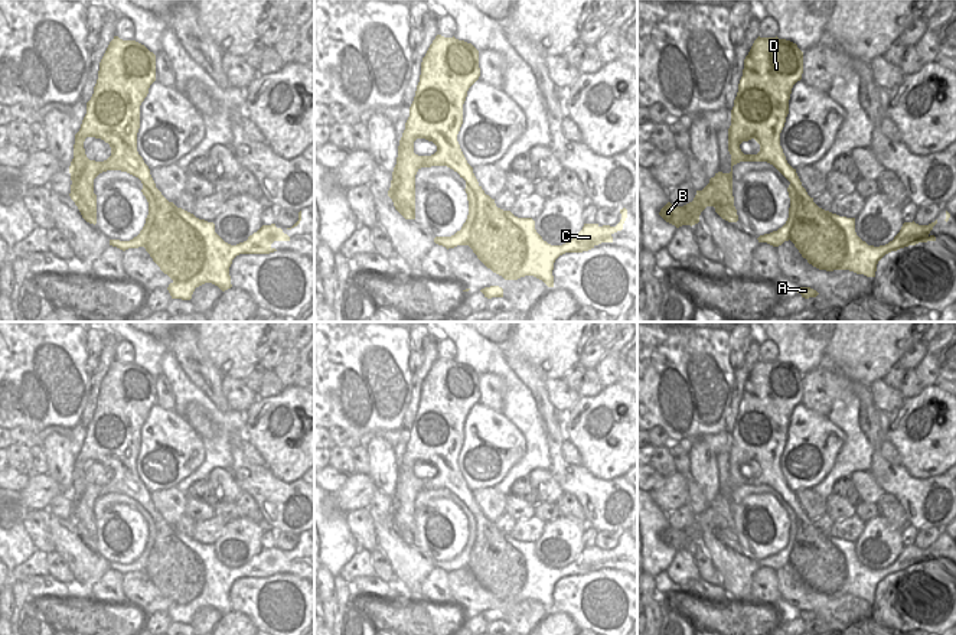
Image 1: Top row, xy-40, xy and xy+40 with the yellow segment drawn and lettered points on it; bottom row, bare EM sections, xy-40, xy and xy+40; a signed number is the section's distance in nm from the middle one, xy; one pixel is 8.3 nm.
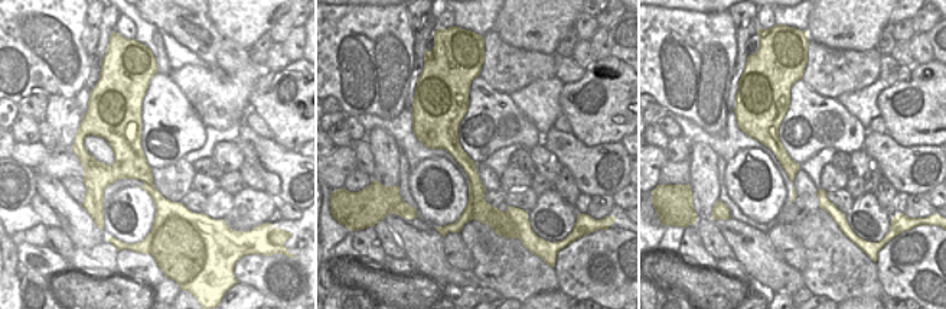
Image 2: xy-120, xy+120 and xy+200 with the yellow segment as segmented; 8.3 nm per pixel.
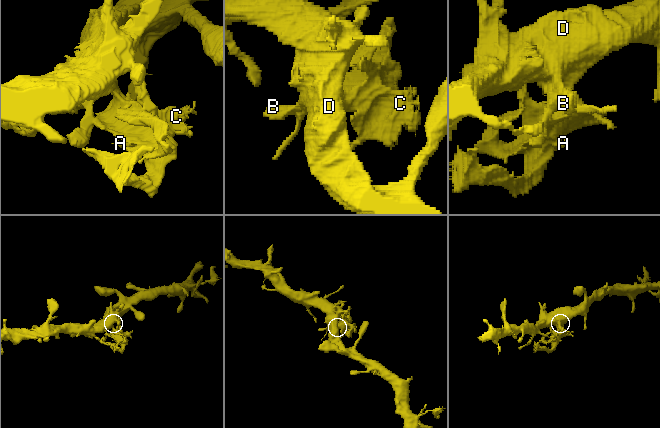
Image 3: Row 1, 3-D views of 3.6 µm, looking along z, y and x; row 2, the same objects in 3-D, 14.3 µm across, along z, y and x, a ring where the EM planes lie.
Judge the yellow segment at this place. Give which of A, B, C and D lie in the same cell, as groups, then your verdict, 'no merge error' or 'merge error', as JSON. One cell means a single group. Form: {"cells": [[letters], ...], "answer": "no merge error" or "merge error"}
{"cells": [["A", "C"], ["B", "D"]], "answer": "merge error"}

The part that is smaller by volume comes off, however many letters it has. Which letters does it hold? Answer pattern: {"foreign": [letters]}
{"foreign": ["A", "C"]}

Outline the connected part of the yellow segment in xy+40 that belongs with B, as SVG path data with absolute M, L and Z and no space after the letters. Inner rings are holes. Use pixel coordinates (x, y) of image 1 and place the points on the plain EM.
M757 361L744 382L743 400L738 407L738 416L731 433L731 449L728 452L728 475L731 478L731 495L715 496L709 507L696 514L692 525L683 530L675 530L668 525L659 538L676 551L682 548L695 548L699 546L699 538L707 530L714 530L715 535L728 546L737 546L738 538L734 530L733 520L733 489L740 485L767 485L773 488L796 514L802 512L802 505L783 476L780 469L780 456L784 450L789 437L789 423L793 408L802 403L803 397L803 375L796 367L776 361ZM754 462L760 468L757 478L744 478L740 472L743 465Z

